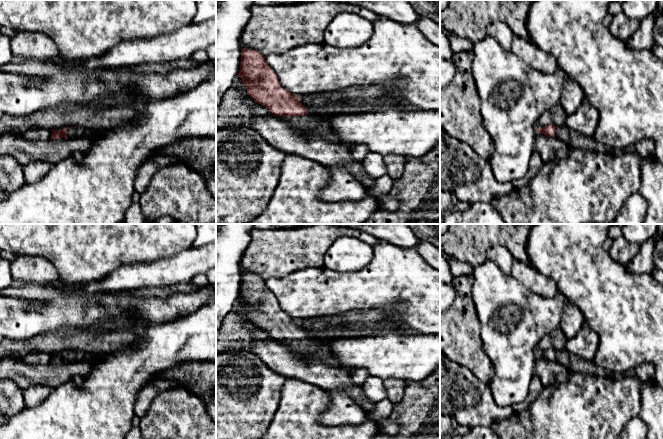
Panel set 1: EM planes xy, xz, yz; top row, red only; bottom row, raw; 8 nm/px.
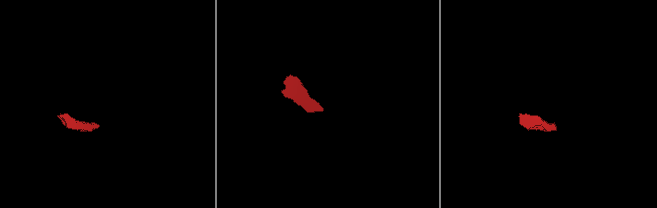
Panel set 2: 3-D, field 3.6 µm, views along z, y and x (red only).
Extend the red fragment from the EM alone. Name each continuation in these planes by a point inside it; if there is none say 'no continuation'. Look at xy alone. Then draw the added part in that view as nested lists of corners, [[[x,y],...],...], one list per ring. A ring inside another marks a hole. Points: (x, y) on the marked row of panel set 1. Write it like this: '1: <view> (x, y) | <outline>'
1: xy (72, 132) | [[[70,128],[66,131],[68,138],[74,137],[91,137],[98,133],[99,131],[88,129],[88,128]]]

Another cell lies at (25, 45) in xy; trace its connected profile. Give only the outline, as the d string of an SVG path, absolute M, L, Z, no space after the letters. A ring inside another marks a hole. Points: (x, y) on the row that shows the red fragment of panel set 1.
M17 31L11 36L11 49L15 59L53 59L59 55L55 41L39 32Z

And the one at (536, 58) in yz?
M514 35L510 51L539 72L552 74L558 68L556 59L552 55L536 47L528 39Z

